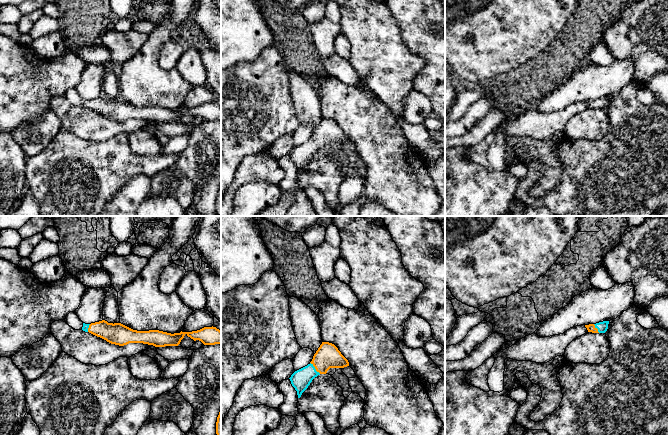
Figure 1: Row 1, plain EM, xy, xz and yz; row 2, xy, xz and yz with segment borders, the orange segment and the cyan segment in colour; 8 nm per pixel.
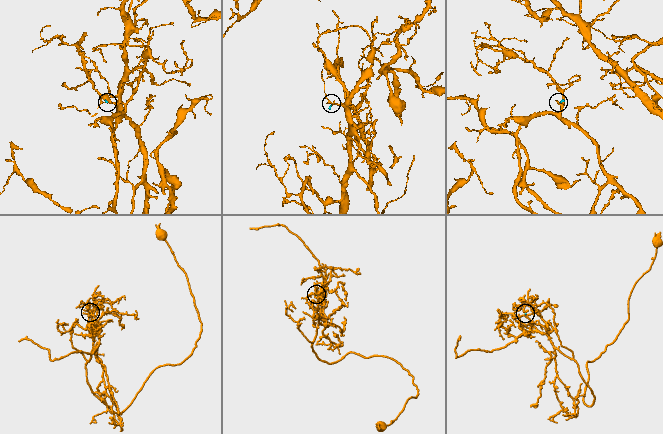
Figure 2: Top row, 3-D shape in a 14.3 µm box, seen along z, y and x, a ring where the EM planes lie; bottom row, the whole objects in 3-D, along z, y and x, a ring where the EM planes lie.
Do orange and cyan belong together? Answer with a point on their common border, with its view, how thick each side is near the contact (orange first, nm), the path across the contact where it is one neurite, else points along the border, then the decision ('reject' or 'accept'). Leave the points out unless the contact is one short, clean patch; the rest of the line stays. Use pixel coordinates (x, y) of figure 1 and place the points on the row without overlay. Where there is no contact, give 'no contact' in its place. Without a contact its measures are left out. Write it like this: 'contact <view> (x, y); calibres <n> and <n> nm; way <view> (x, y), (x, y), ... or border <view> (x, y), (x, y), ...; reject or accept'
contact xz (315, 144); calibres 200 and 160 nm; way xz (327, 132), (315, 144), (300, 155); accept

